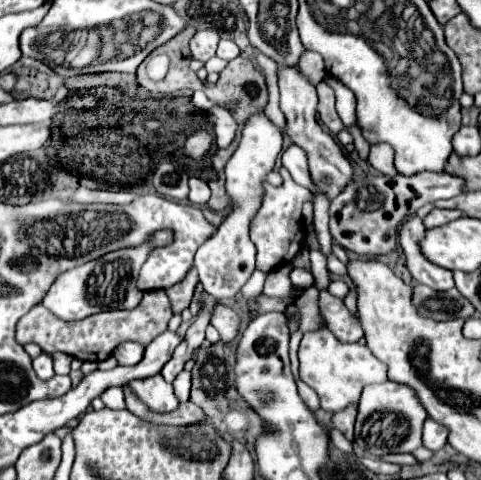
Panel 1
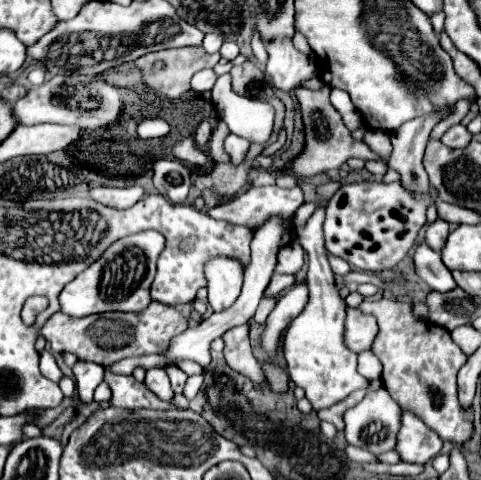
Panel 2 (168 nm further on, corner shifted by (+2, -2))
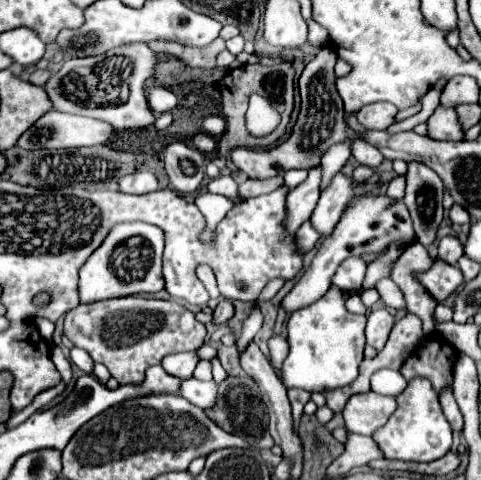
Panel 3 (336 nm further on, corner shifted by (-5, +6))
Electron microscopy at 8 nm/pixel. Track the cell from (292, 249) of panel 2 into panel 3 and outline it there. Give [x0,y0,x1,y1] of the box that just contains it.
[297,220,321,250]

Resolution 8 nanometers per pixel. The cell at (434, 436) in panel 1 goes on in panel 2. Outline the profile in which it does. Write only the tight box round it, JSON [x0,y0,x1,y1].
[396,412,442,464]

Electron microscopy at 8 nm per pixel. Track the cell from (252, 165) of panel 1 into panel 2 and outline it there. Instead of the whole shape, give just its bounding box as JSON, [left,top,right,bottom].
[206,256,246,312]

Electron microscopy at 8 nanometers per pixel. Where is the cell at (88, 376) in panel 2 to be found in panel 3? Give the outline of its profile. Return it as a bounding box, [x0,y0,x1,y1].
[69,346,93,372]

